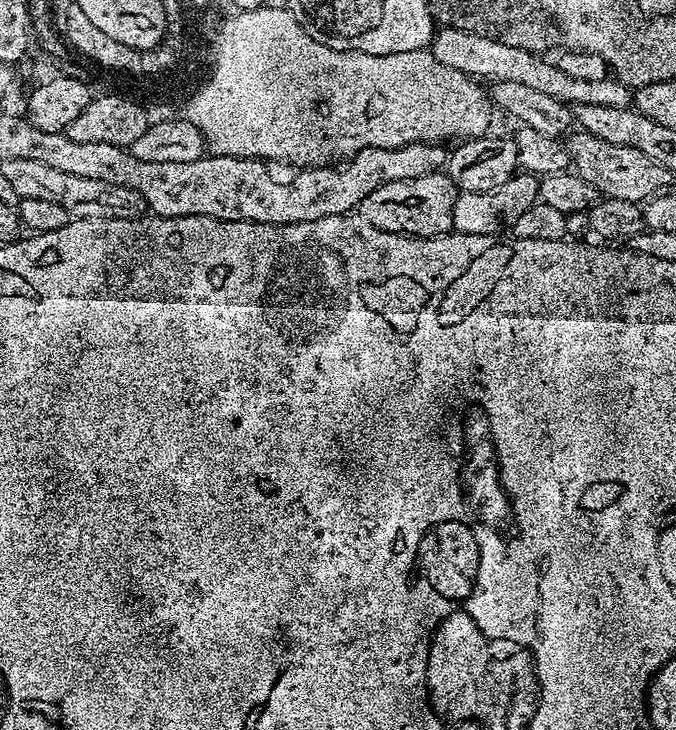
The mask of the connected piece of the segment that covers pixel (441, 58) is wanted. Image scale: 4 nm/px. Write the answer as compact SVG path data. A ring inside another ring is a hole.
M440 28L433 35L430 41L430 55L432 59L450 70L458 70L462 74L479 78L481 81L522 82L522 86L530 86L541 94L550 94L550 98L558 98L563 104L569 106L585 104L586 106L626 108L634 100L633 89L611 74L592 80L573 78L556 68L551 59L543 60L545 58L543 55L518 50L518 46L506 46L490 38L478 38L474 34L466 34L462 30L453 28Z

